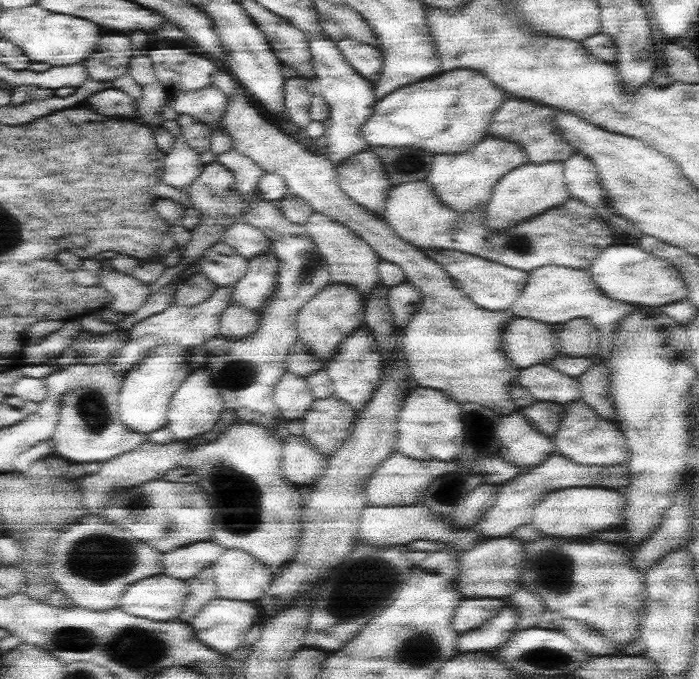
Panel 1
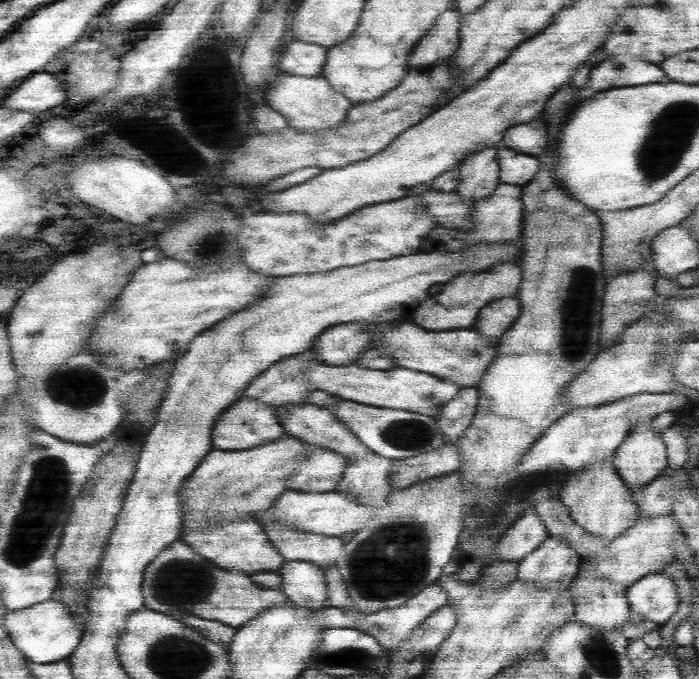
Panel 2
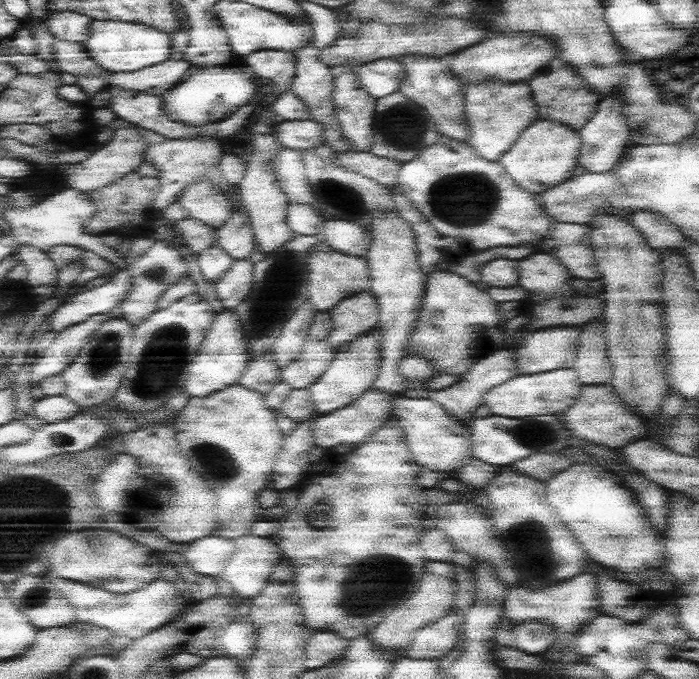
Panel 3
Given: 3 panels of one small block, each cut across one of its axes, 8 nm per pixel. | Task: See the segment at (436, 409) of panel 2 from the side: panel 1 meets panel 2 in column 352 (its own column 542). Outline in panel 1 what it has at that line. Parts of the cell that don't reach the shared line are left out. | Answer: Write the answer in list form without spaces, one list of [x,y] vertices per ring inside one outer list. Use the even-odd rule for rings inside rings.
[[[547,364],[519,370],[517,384],[527,388],[533,400],[541,400],[541,402],[571,404],[575,402],[575,398],[581,396],[579,390],[575,388],[577,384],[573,378],[549,368]]]

